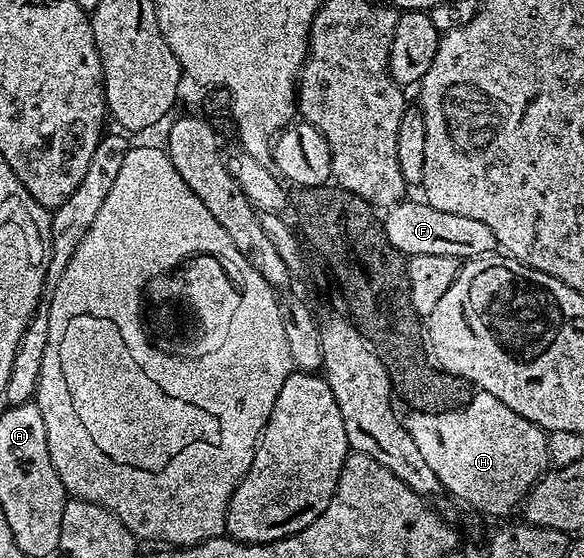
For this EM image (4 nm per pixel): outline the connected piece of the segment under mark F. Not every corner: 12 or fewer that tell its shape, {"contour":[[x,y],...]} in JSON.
{"contour":[[404,199],[383,234],[408,258],[485,257],[497,249],[481,219]]}

